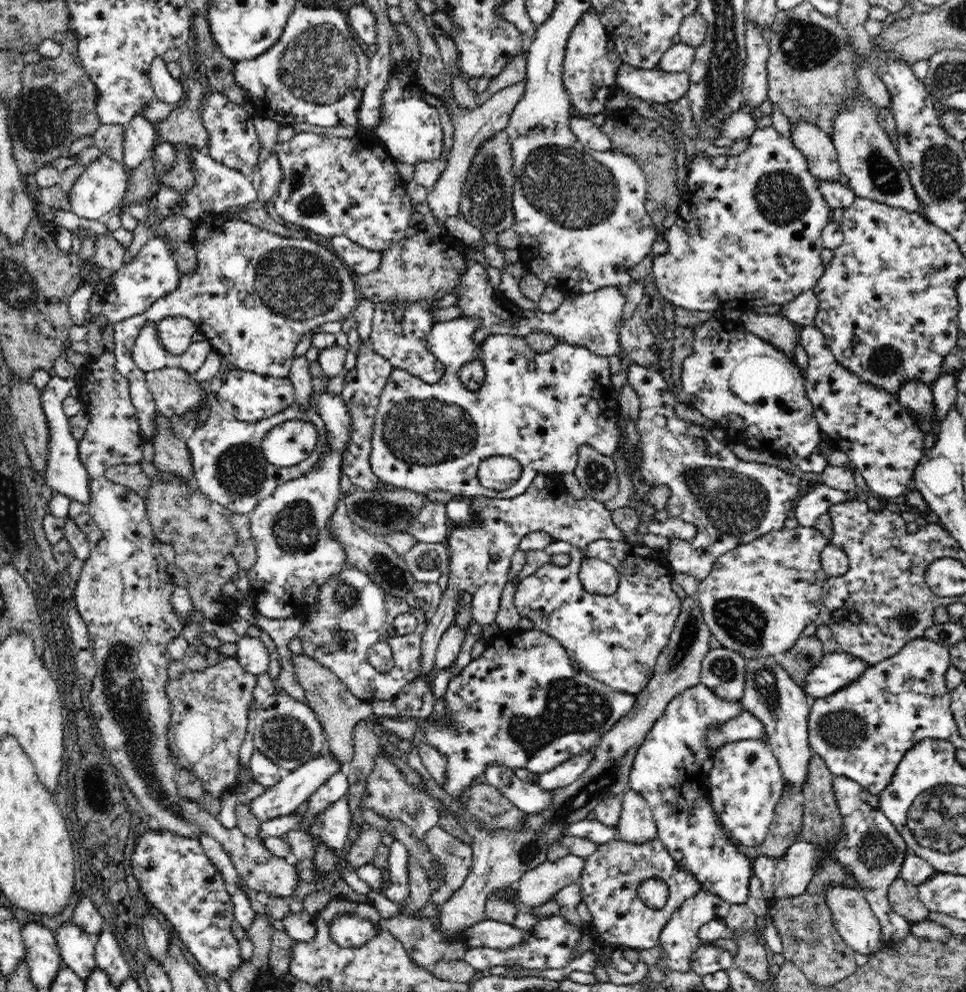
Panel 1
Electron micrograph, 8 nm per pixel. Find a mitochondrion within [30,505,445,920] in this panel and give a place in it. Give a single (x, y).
(125, 702)

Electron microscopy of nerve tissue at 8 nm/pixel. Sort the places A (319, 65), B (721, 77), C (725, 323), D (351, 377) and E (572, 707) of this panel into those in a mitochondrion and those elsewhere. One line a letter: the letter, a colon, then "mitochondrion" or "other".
A: mitochondrion
B: mitochondrion
C: other
D: other
E: mitochondrion

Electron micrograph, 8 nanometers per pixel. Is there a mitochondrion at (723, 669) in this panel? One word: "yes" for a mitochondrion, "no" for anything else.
yes

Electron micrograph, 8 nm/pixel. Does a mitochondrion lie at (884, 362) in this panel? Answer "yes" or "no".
yes

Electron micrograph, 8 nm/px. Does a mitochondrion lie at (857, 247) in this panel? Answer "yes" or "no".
no

